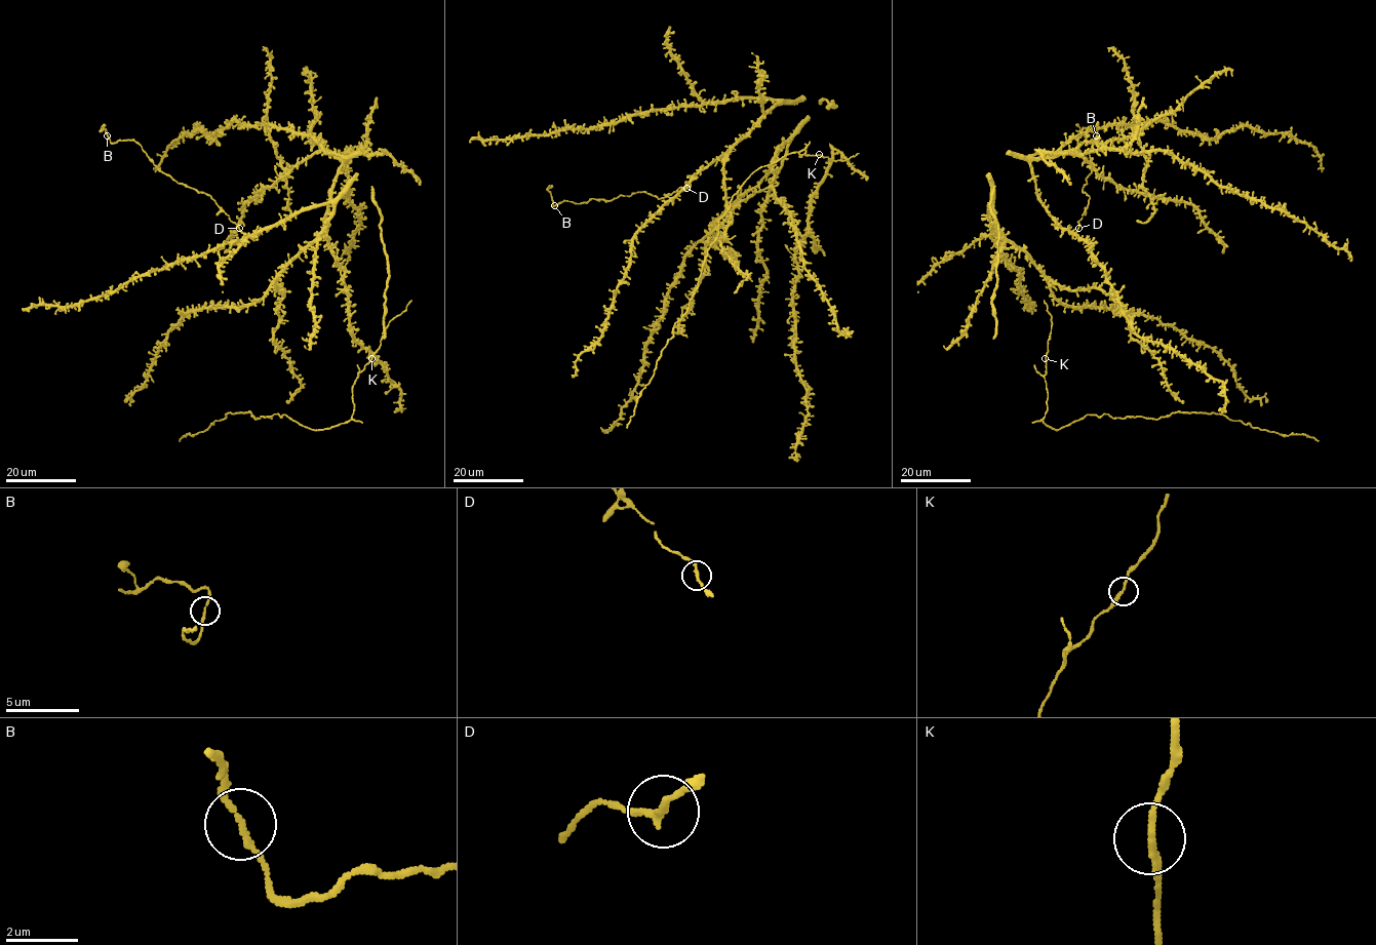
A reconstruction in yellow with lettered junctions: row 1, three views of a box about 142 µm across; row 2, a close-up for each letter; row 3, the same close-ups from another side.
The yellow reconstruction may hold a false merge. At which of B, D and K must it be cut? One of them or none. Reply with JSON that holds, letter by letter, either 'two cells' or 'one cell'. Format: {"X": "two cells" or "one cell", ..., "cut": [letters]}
{"B": "one cell", "D": "one cell", "K": "one cell", "cut": []}

